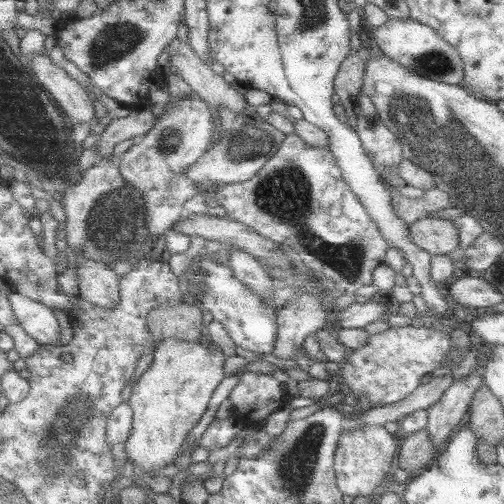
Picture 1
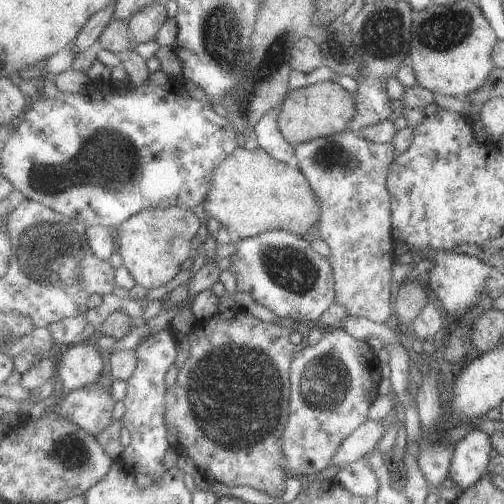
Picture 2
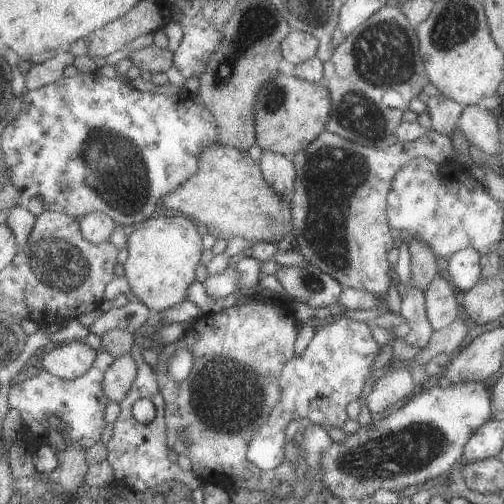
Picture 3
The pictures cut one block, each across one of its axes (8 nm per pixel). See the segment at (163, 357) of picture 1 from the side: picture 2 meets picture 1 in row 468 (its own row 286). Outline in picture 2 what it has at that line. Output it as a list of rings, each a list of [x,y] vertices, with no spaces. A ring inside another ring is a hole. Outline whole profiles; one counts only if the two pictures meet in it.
[[[183,206],[141,210],[137,216],[129,218],[123,226],[117,228],[117,248],[123,256],[123,268],[127,268],[133,280],[147,290],[167,284],[181,272],[181,264],[189,256],[195,258],[197,232],[203,222],[199,218],[199,212],[187,210]]]

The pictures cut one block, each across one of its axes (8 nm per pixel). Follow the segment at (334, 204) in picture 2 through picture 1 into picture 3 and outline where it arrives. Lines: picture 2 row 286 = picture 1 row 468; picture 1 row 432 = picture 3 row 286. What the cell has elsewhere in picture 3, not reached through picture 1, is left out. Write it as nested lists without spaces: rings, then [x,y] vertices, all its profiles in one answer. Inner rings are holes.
[[[431,130],[423,138],[415,142],[397,142],[391,148],[375,148],[375,146],[363,146],[357,142],[351,142],[339,134],[323,132],[307,150],[293,156],[293,162],[297,164],[297,188],[291,202],[293,212],[293,236],[295,244],[299,246],[299,252],[303,258],[323,272],[337,278],[343,288],[357,288],[357,290],[369,290],[373,294],[379,294],[381,298],[387,296],[387,290],[391,286],[391,264],[389,264],[389,250],[395,248],[393,236],[391,236],[391,224],[389,224],[389,194],[395,178],[399,172],[409,166],[415,158],[431,158],[435,162],[455,162],[459,160],[451,138]]]

